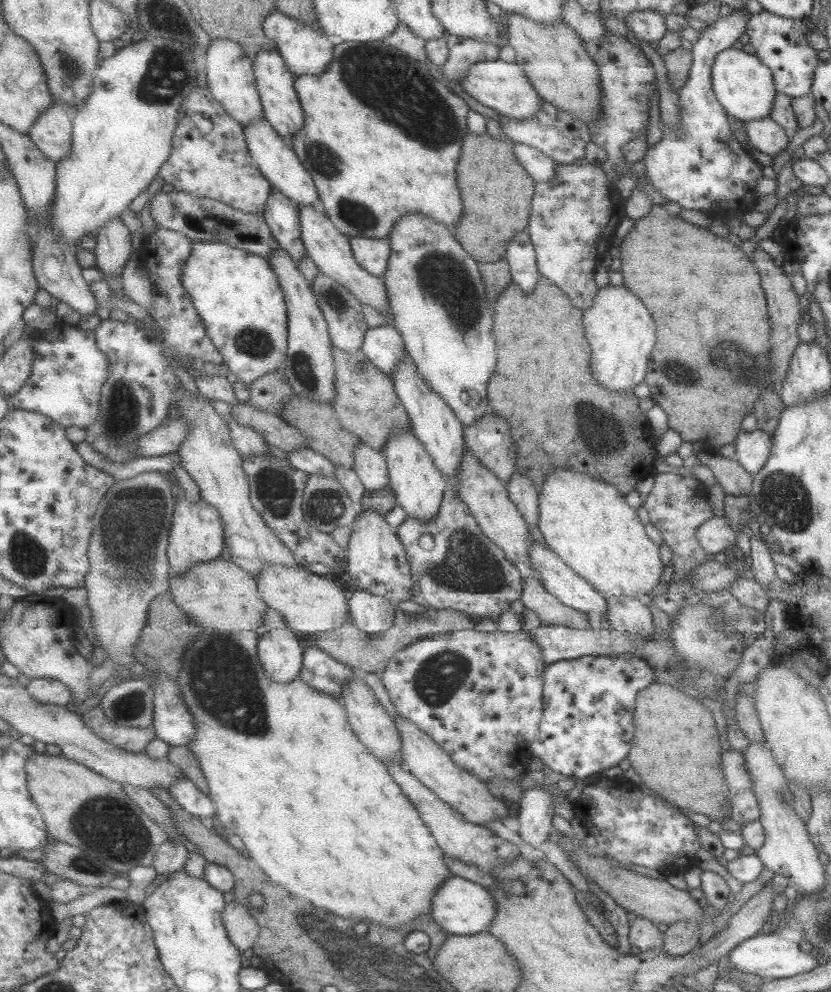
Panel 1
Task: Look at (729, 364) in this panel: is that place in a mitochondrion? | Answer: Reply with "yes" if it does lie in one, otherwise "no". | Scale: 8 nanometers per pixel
yes

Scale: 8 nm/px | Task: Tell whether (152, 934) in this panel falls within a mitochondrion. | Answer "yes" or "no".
no

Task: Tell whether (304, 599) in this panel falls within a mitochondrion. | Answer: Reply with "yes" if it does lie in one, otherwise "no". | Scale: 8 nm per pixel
no

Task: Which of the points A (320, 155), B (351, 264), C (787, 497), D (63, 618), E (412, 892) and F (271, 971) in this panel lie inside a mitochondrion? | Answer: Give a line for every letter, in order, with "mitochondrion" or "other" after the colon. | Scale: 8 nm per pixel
A: mitochondrion
B: other
C: mitochondrion
D: other
E: other
F: other

